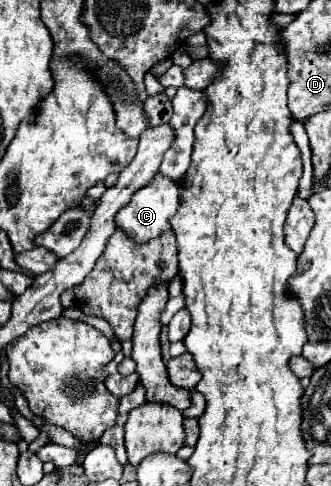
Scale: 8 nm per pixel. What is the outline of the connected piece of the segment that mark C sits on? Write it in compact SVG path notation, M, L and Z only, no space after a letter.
M156 175L146 187L138 189L132 197L132 201L118 211L116 225L134 241L134 243L146 243L150 239L156 239L164 231L170 229L170 217L176 213L180 203L180 187L178 181L168 179L164 175Z

